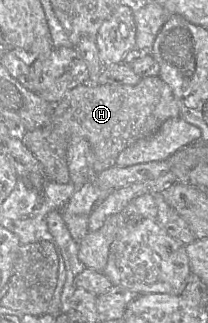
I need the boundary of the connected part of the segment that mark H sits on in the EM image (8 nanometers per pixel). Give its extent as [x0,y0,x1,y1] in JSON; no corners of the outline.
[20,76,181,184]

